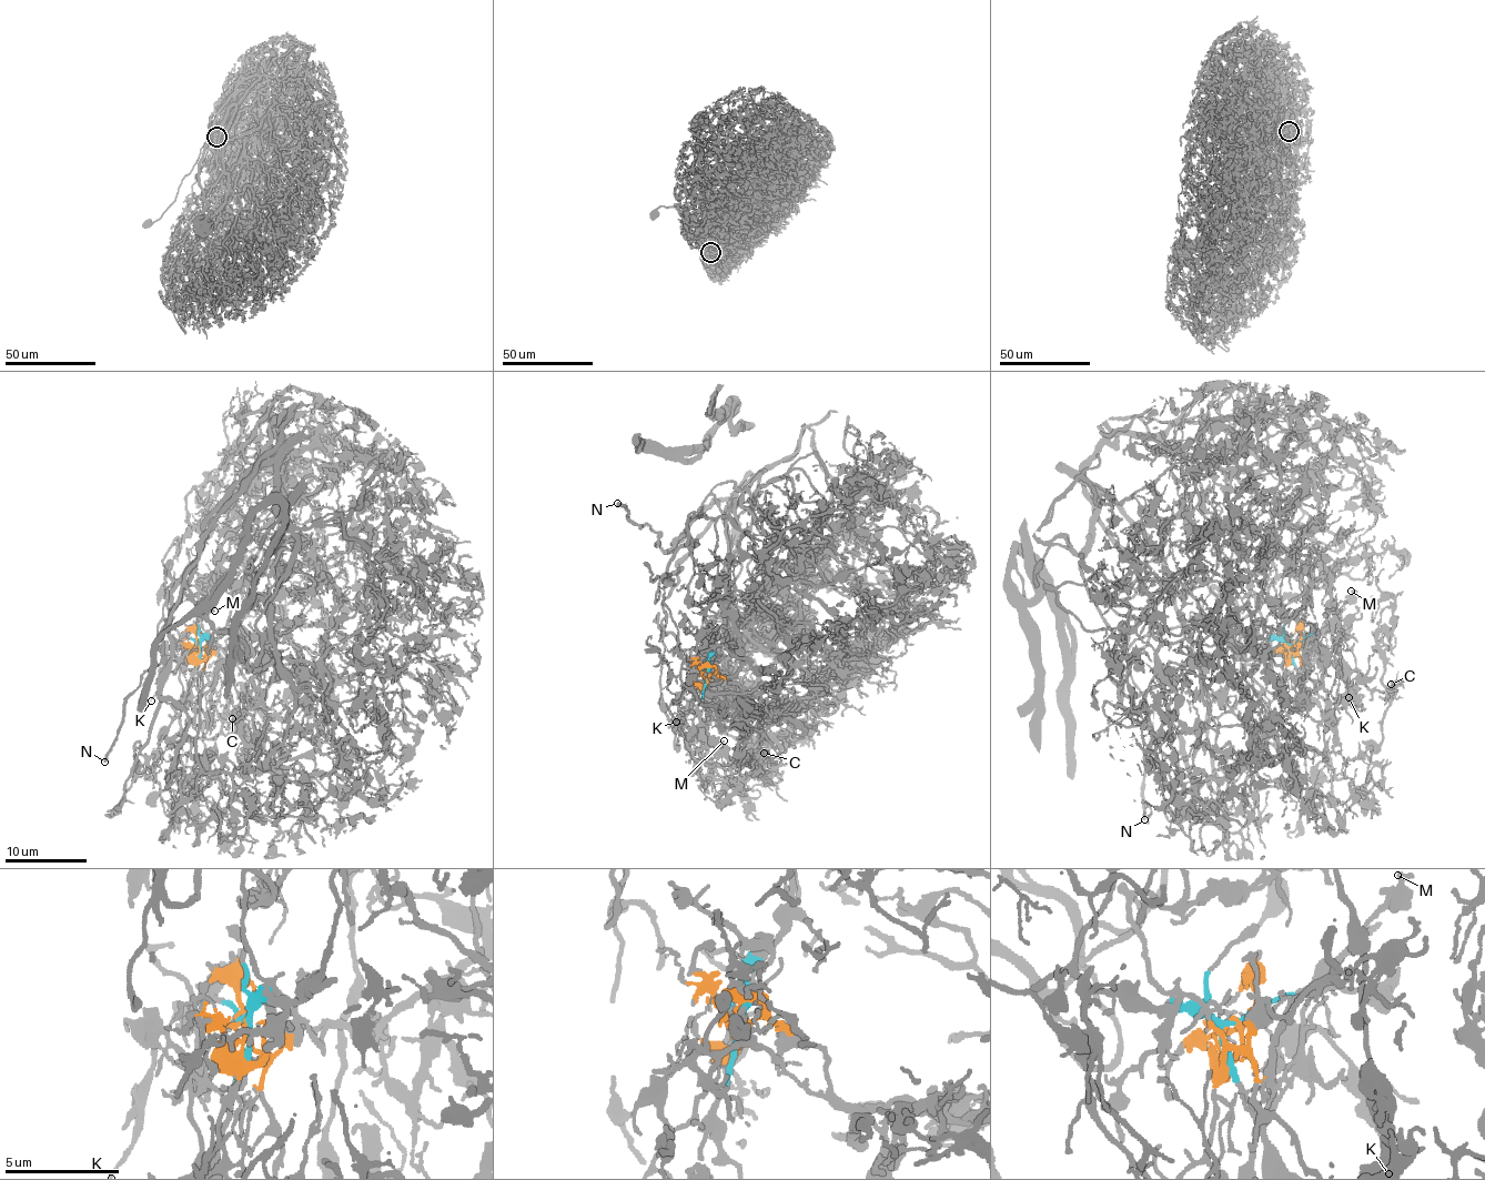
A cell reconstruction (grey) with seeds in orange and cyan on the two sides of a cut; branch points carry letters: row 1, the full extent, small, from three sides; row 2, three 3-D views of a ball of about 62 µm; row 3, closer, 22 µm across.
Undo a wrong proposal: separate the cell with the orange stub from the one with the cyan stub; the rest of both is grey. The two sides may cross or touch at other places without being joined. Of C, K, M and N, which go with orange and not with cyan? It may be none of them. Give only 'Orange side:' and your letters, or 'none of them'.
Orange side: C, K

